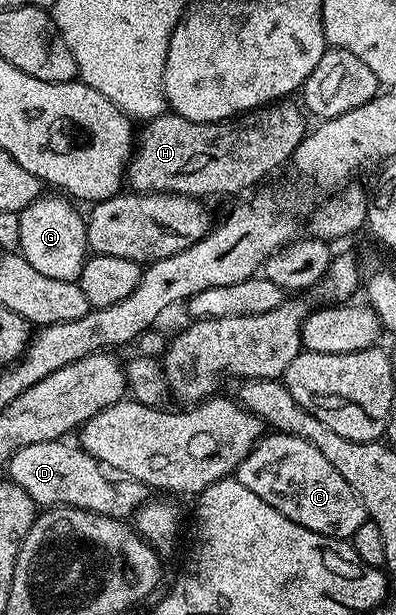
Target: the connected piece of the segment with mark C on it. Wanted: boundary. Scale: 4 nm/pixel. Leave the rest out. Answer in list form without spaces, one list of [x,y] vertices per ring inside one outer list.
[[[270,432],[259,438],[252,452],[248,452],[248,456],[244,456],[244,460],[238,465],[236,477],[240,484],[244,484],[244,488],[256,492],[256,496],[260,496],[264,504],[272,504],[272,508],[288,516],[288,520],[329,538],[349,540],[356,528],[368,521],[364,504],[356,496],[348,480],[344,480],[344,476],[340,476],[340,472],[336,472],[336,468],[328,464],[328,456],[323,456],[320,448],[308,444],[308,440],[300,440],[291,434]]]

